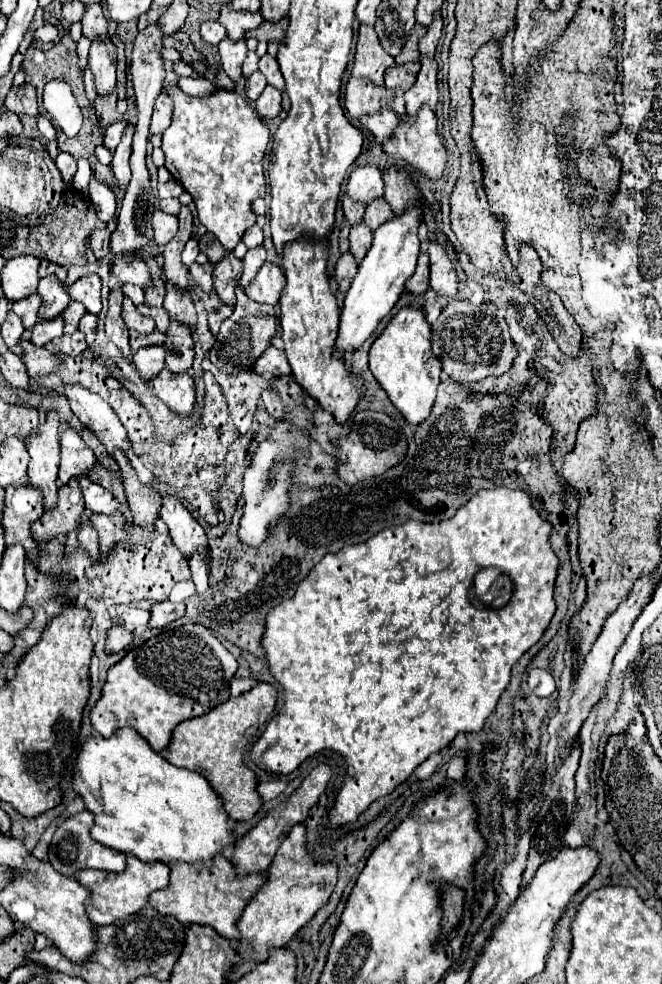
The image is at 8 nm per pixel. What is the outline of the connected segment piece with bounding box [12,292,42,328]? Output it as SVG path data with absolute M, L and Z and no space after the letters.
M34 292L34 294L30 294L30 296L26 296L26 298L18 300L18 302L14 302L12 310L20 316L20 320L24 322L26 328L32 328L32 324L36 324L36 320L38 320L38 308L40 308L40 304L42 304L42 300Z

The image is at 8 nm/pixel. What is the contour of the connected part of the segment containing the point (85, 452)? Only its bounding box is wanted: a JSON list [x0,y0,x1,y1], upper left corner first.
[60,428,96,484]

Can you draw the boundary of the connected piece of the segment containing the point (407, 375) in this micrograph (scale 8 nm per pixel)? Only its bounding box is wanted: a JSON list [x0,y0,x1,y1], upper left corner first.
[370,306,442,424]

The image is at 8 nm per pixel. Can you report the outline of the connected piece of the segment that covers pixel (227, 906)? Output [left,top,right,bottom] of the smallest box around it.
[148,854,264,940]

